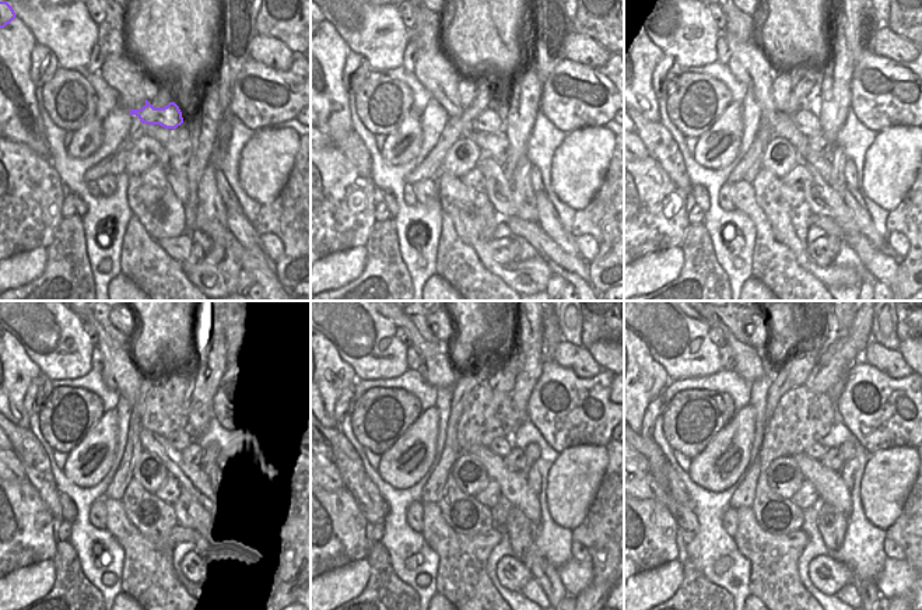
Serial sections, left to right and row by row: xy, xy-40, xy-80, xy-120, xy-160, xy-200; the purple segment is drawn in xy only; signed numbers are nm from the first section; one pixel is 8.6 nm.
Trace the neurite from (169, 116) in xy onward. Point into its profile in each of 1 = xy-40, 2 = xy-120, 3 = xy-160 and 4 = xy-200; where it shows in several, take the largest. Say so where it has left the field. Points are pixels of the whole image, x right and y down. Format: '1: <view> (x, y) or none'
1: xy-40 (493, 119)
2: xy-120 (182, 440)
3: xy-160 (500, 447)
4: xy-200 (816, 451)

